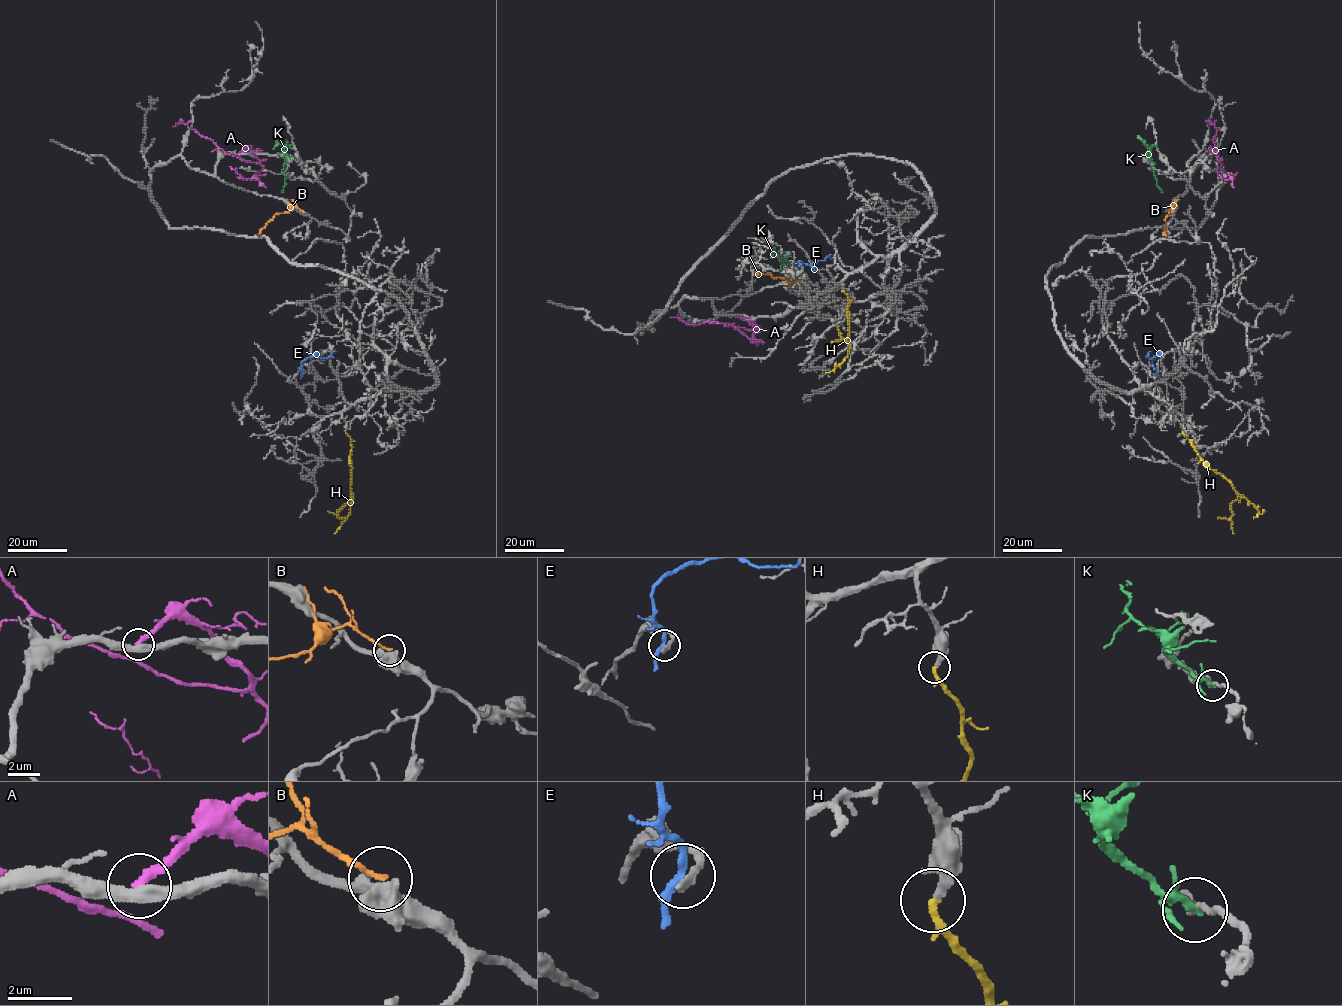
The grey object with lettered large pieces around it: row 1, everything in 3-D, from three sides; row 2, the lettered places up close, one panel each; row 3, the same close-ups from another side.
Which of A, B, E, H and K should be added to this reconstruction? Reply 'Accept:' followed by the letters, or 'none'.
Accept: H

